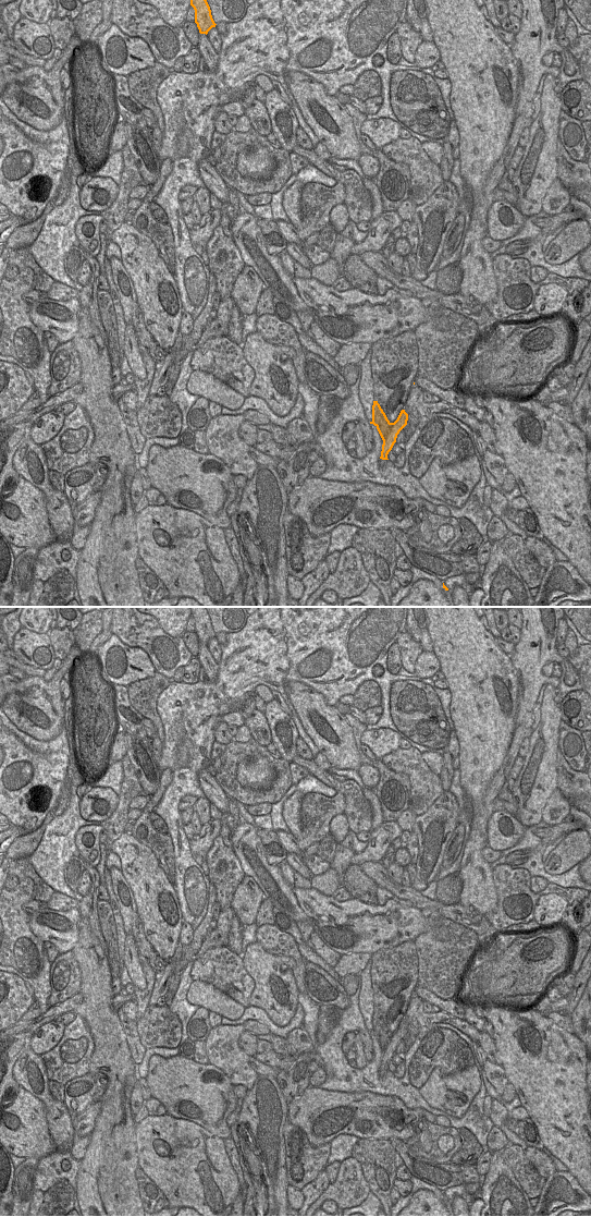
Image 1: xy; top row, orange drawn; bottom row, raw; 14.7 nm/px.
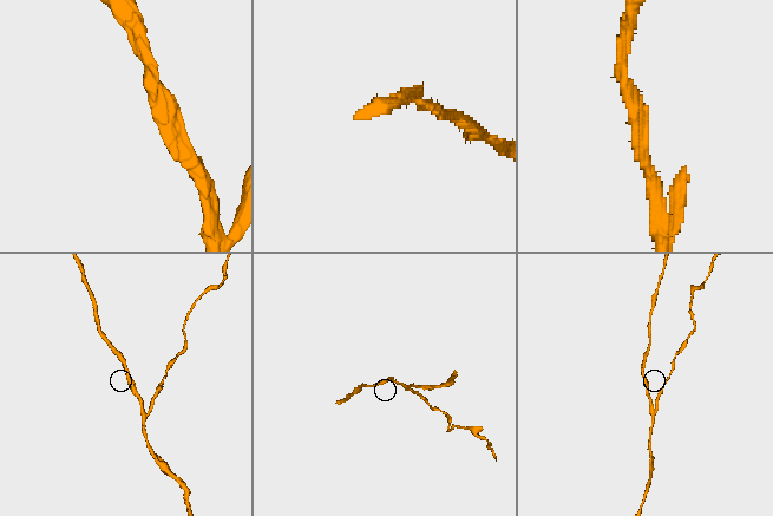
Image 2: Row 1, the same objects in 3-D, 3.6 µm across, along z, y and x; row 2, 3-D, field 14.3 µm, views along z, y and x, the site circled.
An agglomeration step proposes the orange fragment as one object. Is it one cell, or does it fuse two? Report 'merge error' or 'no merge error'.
merge error

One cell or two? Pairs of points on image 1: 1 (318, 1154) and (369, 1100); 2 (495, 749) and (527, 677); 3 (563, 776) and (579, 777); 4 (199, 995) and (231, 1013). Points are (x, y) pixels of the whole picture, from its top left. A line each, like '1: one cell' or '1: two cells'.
1: two cells
2: two cells
3: one cell
4: one cell

